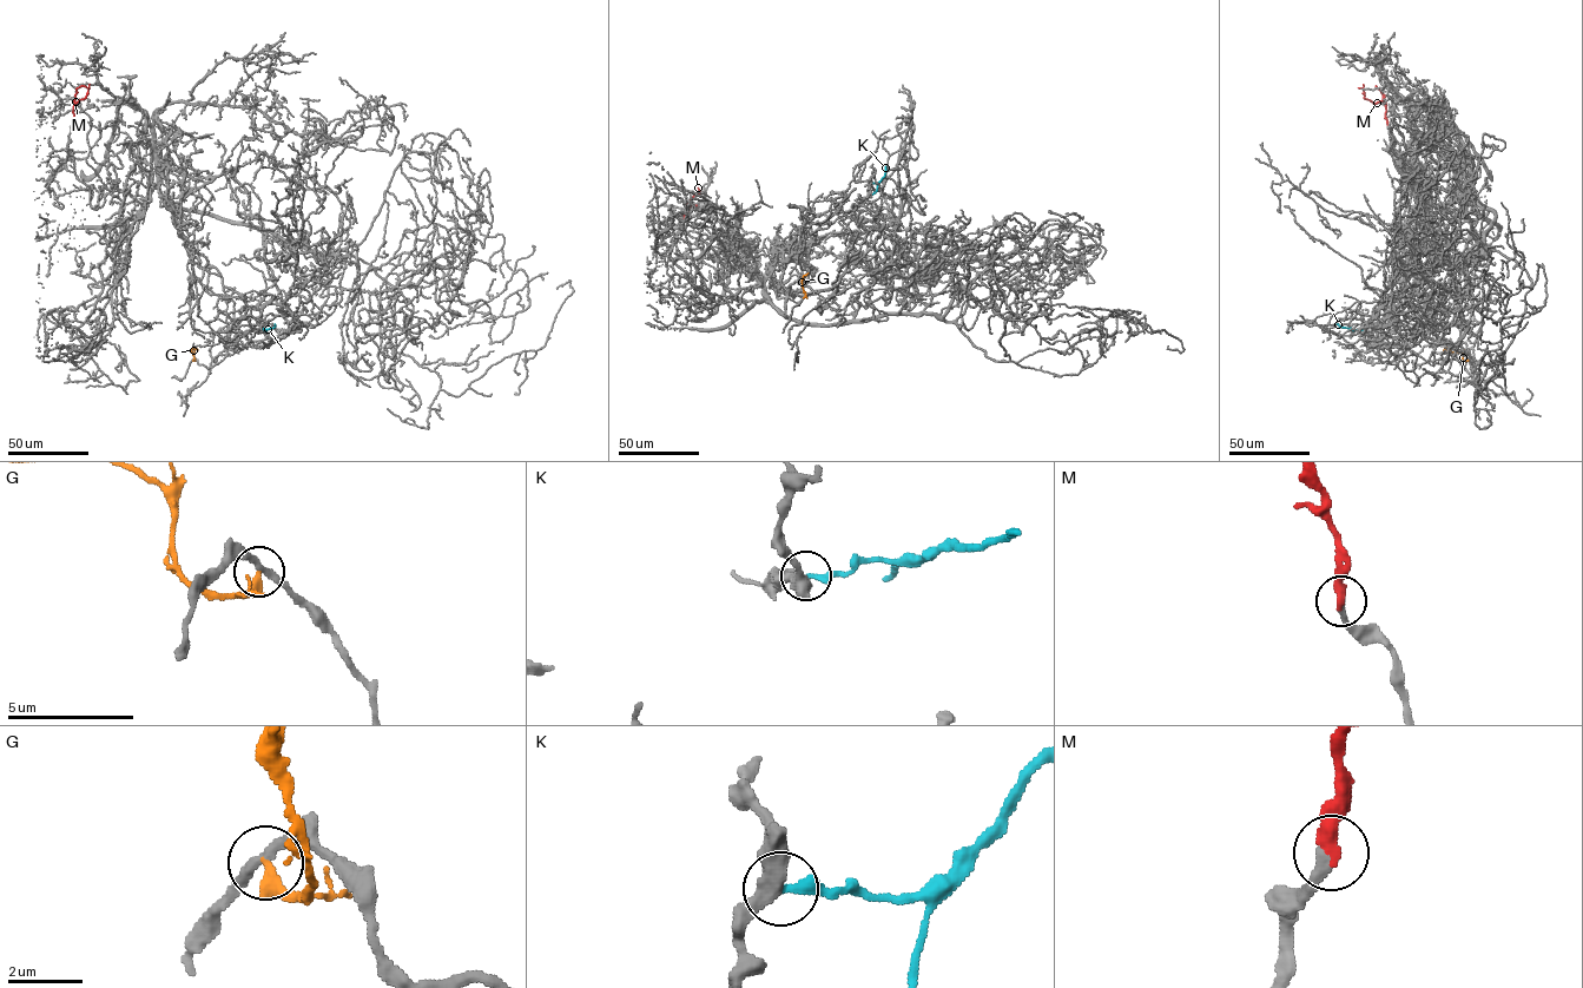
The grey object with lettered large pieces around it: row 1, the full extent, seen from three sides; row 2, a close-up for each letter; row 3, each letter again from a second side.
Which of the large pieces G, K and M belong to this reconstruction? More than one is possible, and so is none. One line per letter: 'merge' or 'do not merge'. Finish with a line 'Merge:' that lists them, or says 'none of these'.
G: do not merge
K: merge
M: merge
Merge: K, M

